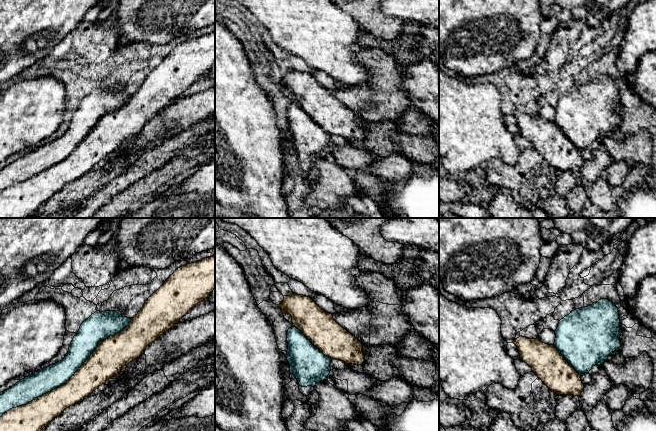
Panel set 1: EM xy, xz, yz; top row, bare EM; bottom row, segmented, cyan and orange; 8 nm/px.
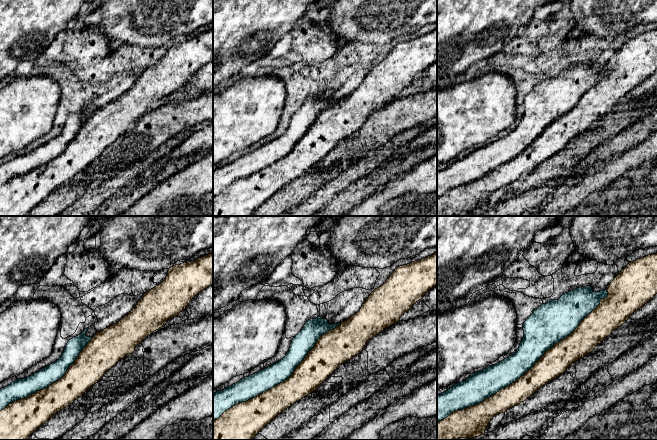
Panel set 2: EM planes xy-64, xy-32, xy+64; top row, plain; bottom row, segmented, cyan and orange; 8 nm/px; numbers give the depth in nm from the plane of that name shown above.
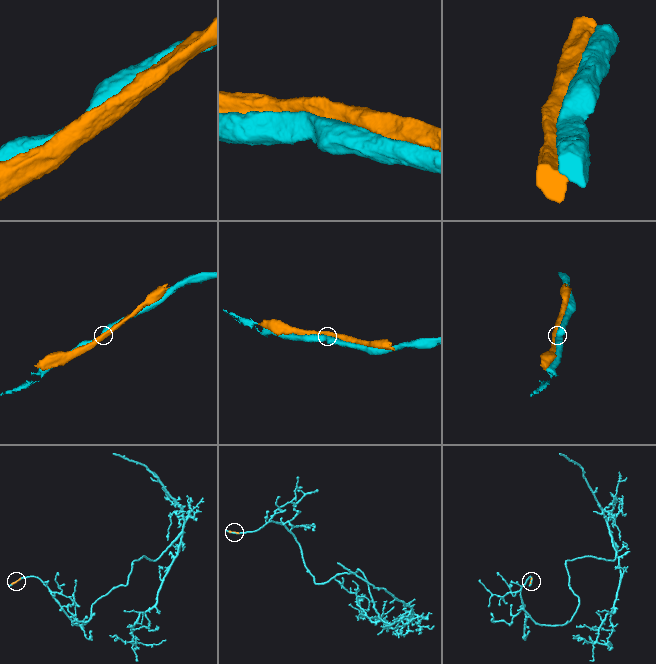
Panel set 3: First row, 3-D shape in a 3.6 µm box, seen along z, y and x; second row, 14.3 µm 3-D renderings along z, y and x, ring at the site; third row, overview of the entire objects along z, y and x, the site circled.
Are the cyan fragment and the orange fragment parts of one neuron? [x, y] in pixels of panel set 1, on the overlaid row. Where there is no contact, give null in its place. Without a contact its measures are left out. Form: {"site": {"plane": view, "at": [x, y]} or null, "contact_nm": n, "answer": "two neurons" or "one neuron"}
{"site": {"plane": "xy", "at": [69, 378]}, "contact_nm": 1300, "answer": "two neurons"}

